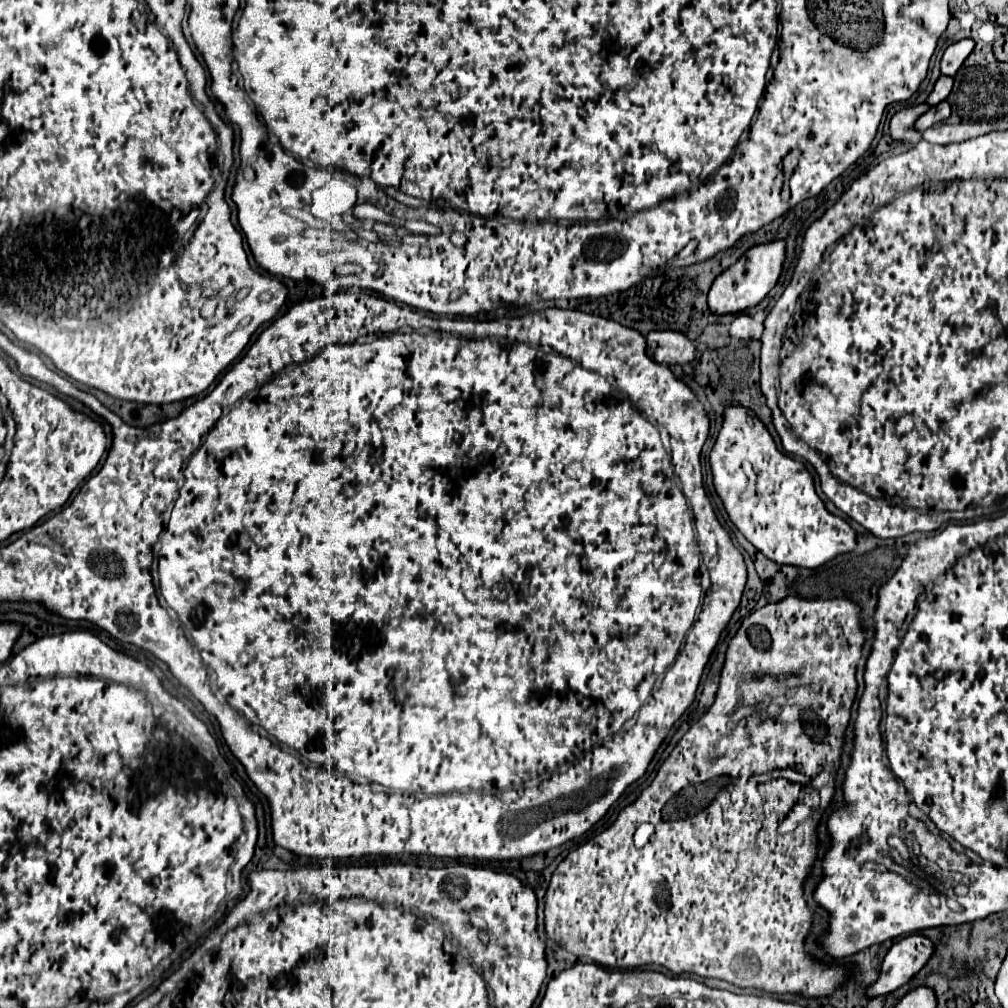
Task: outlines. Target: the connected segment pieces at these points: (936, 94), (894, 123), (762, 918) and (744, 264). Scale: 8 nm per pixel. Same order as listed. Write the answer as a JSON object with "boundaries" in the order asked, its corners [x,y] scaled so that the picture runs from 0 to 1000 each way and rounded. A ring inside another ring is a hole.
{"boundaries":[[[[935,74],[935,76],[929,80],[927,90],[925,90],[923,96],[919,98],[919,102],[921,102],[923,106],[931,104],[933,100],[937,100],[937,98],[942,94],[942,88],[944,88],[944,76],[937,76],[937,74]]],[[[919,102],[909,104],[909,106],[901,106],[891,110],[885,118],[883,118],[883,136],[887,140],[899,140],[899,142],[911,142],[915,138],[915,134],[907,128],[909,118],[921,110],[923,106]]],[[[780,592],[772,598],[762,598],[760,602],[742,610],[736,616],[736,622],[732,624],[730,632],[724,636],[724,642],[720,646],[720,658],[718,658],[715,666],[714,684],[712,684],[708,699],[675,733],[675,737],[669,741],[665,751],[657,757],[657,761],[655,761],[651,773],[645,777],[645,781],[641,781],[637,785],[637,789],[613,809],[609,818],[603,820],[601,824],[597,824],[595,828],[587,830],[585,834],[581,834],[573,842],[569,842],[567,846],[563,846],[563,850],[552,860],[550,870],[546,872],[546,880],[542,884],[542,900],[540,900],[540,908],[542,908],[540,916],[542,916],[544,930],[550,936],[554,936],[556,939],[560,939],[562,943],[565,943],[573,949],[583,949],[595,957],[601,957],[601,959],[627,961],[627,959],[649,955],[649,957],[661,959],[667,965],[690,965],[696,969],[710,969],[710,971],[718,971],[722,975],[728,975],[732,979],[756,981],[756,983],[764,983],[764,985],[796,985],[800,989],[825,987],[827,981],[843,965],[837,959],[821,959],[817,955],[806,953],[798,941],[798,932],[800,932],[800,926],[804,924],[806,908],[798,898],[796,880],[798,880],[798,874],[804,866],[804,858],[808,856],[810,838],[806,836],[806,830],[788,830],[788,828],[772,828],[770,826],[774,814],[782,809],[786,799],[792,795],[796,781],[788,779],[784,775],[778,775],[778,773],[768,773],[762,777],[750,777],[744,771],[756,769],[756,767],[766,767],[768,763],[780,763],[780,761],[788,759],[802,774],[806,774],[821,759],[831,757],[833,745],[835,745],[837,723],[839,723],[839,717],[843,715],[843,703],[845,703],[849,682],[851,682],[849,680],[849,658],[855,650],[855,638],[857,638],[857,628],[853,622],[853,608],[851,608],[851,602],[841,594],[806,594],[806,596],[800,596],[796,592]],[[780,672],[792,672],[794,682],[792,682],[792,688],[774,688],[774,689],[782,689],[782,703],[772,703],[774,701],[774,695],[772,695],[774,689],[766,691],[766,697],[761,695],[760,674],[776,676]],[[639,814],[649,816],[651,826],[641,840],[631,842],[627,838],[627,828],[629,828],[631,820]]],[[[766,239],[760,243],[750,243],[742,247],[732,261],[722,265],[718,271],[714,271],[708,277],[702,291],[704,309],[710,313],[724,313],[724,311],[728,313],[744,305],[750,305],[762,293],[762,289],[770,283],[776,269],[776,261],[778,261],[778,239]]]]}

